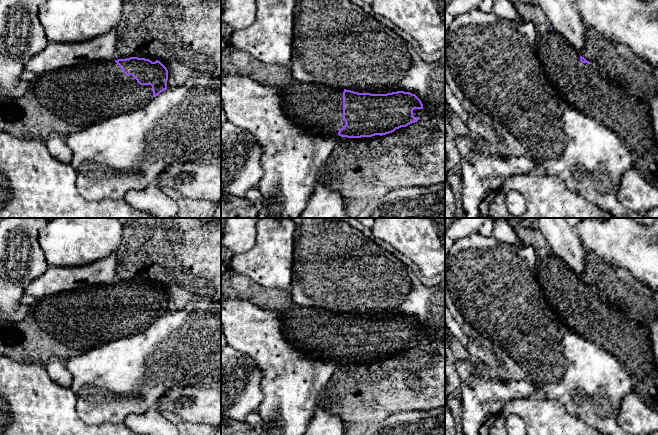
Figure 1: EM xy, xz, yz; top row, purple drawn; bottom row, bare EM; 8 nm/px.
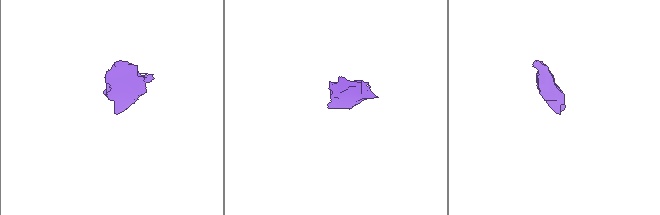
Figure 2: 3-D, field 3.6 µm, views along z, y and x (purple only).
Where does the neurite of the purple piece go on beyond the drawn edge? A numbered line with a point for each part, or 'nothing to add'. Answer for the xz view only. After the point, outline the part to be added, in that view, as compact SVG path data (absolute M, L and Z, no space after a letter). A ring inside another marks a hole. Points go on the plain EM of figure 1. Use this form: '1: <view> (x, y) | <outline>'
1: xz (318, 333) | M230 267L221 277L221 297L226 299L239 297L249 300L260 308L275 311L282 322L285 338L309 358L337 361L339 354L346 349L343 344L344 313L296 304L290 291L262 286Z
2: xz (416, 336) | M414 333L413 340L414 341L422 341L422 340L425 340L425 336L423 333Z

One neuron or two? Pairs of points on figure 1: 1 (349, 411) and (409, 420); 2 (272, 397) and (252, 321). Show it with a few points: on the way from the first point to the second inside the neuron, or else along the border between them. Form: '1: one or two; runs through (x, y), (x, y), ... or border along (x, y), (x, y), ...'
1: two; border along (410, 411), (396, 411), (380, 421), (370, 424)
2: one; runs through (271, 378), (271, 351), (263, 340)

